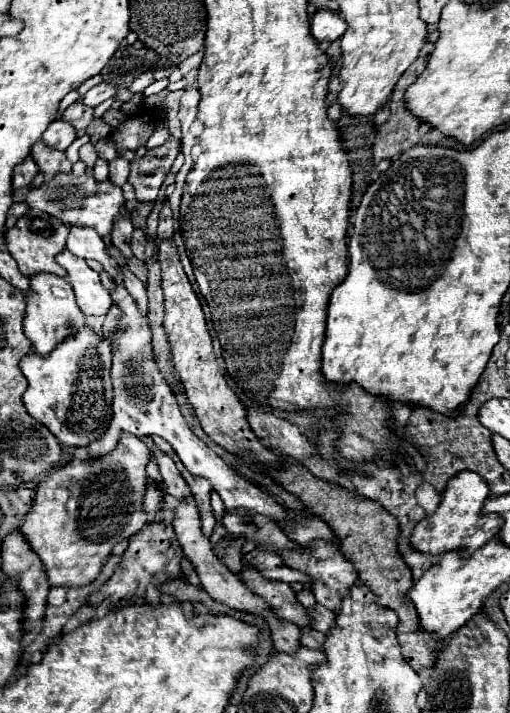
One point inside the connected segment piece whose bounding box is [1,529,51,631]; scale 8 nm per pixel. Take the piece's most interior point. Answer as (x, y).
(23, 566)

